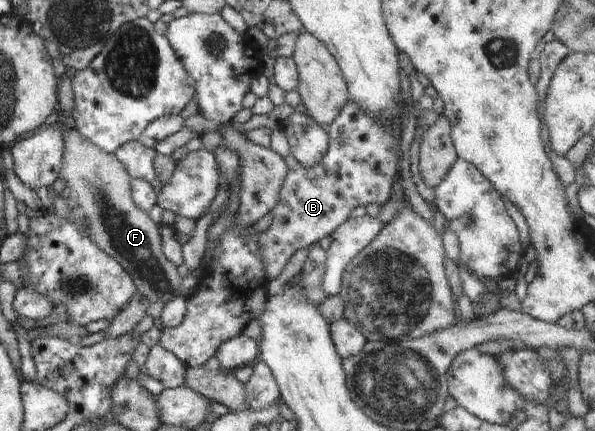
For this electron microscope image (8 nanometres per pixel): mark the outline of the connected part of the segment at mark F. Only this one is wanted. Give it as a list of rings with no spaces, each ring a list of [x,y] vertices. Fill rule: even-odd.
[[[57,110],[54,117],[49,120],[56,126],[60,125],[63,131],[65,144],[63,145],[63,168],[59,171],[60,179],[64,179],[67,192],[80,205],[83,215],[87,220],[86,228],[90,229],[90,239],[107,254],[112,256],[135,281],[136,287],[152,302],[163,301],[164,304],[176,296],[176,293],[183,289],[180,287],[181,276],[176,271],[176,266],[168,261],[168,258],[161,252],[161,237],[159,227],[154,223],[145,211],[139,210],[132,201],[131,180],[126,168],[114,155],[103,152],[97,145],[94,145],[88,138],[85,138],[77,127],[72,125],[70,113]]]

